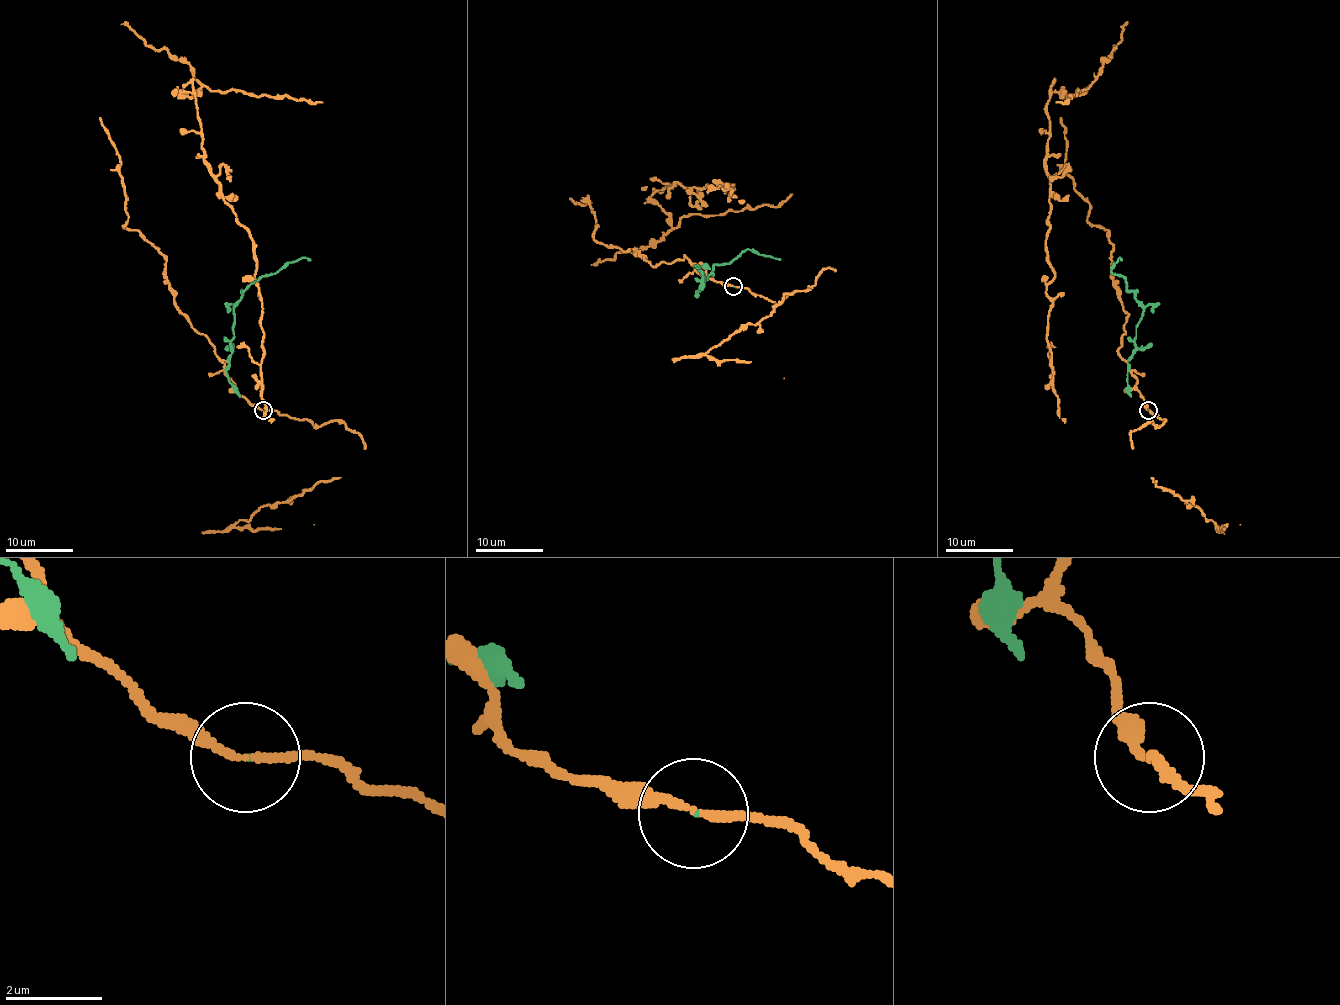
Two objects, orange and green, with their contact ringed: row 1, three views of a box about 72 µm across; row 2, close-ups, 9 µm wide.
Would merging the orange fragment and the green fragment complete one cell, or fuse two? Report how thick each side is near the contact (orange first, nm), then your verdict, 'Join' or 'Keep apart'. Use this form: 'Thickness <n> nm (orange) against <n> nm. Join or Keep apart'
Thickness 160 nm (orange) against 40 nm. Keep apart

